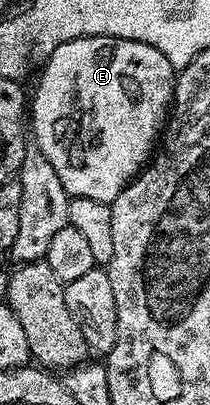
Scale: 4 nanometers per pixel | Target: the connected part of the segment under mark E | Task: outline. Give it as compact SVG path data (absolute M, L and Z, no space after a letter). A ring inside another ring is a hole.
M104 36L77 38L71 42L60 44L60 48L53 50L50 57L45 59L43 66L46 67L43 68L42 75L38 78L38 87L35 88L34 94L32 90L32 101L28 106L28 118L32 123L33 141L36 143L38 150L44 152L44 156L48 156L52 168L56 168L56 176L60 176L60 184L64 184L66 193L71 198L114 202L116 196L120 196L120 192L124 187L142 173L152 157L152 151L155 149L160 135L163 133L174 100L174 84L176 81L174 66L168 64L168 60L164 60L164 55L161 52L156 52L156 48L152 48L148 44L140 44L136 40L105 38Z

